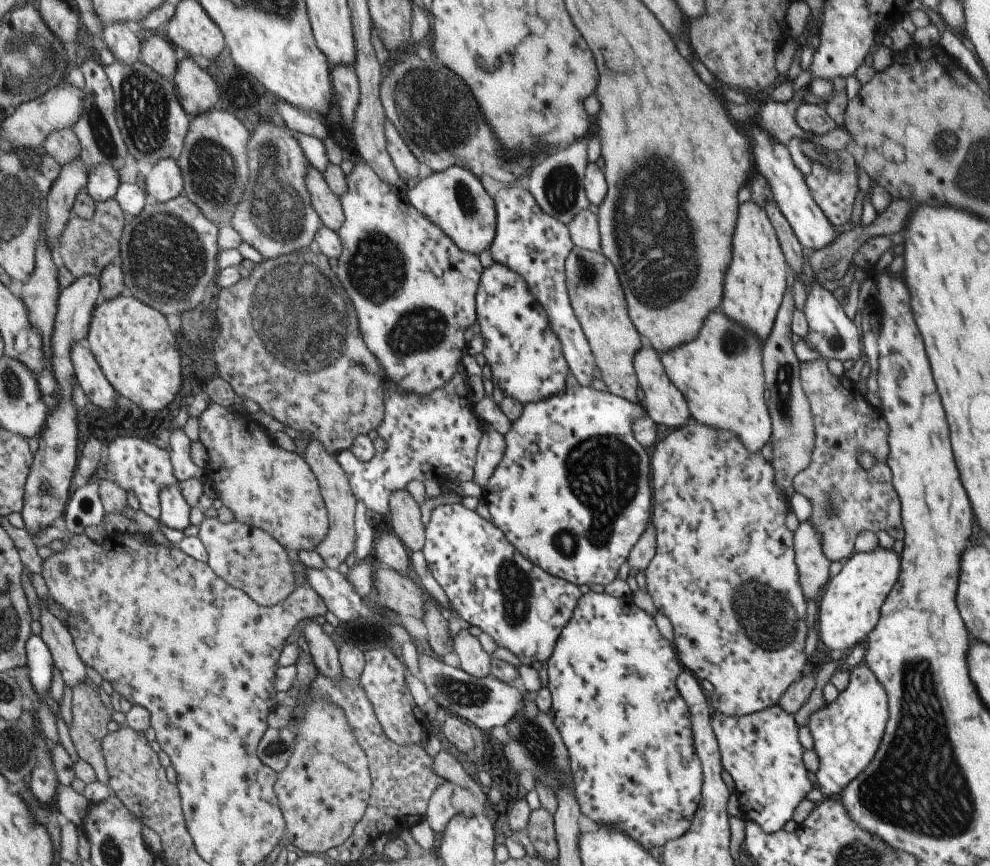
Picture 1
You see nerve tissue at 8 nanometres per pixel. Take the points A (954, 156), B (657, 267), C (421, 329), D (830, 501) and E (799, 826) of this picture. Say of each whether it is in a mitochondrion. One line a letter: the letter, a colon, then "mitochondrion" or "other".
A: mitochondrion
B: mitochondrion
C: mitochondrion
D: mitochondrion
E: other

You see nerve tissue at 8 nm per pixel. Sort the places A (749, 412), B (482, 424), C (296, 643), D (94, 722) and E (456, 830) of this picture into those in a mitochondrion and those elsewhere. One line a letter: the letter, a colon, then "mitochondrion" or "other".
A: other
B: other
C: other
D: other
E: other

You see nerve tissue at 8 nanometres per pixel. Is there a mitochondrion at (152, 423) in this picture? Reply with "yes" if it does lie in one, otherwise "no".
no

